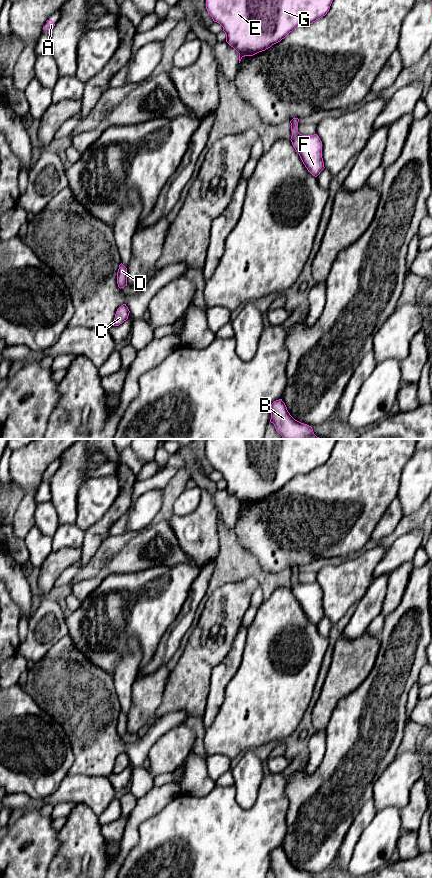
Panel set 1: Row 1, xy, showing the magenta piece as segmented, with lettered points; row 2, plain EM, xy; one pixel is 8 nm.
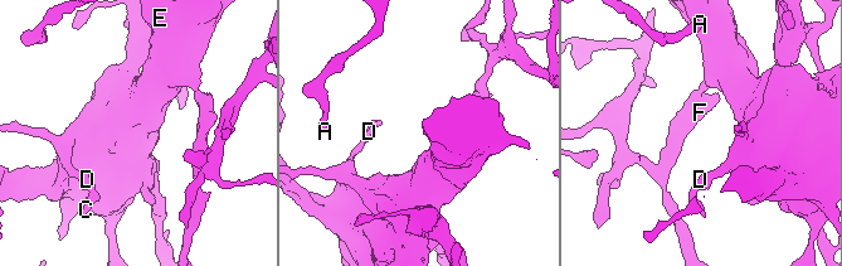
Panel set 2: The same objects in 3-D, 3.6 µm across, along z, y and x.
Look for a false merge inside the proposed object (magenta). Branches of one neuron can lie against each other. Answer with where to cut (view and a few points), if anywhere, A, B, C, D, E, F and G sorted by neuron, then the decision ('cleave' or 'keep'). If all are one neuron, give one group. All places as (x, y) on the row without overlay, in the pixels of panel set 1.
no cut; A B C D E F G; keep

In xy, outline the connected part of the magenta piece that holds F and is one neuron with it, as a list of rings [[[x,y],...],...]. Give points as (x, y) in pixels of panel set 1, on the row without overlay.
[[[293,566],[290,569],[292,579],[290,588],[308,620],[317,625],[325,616],[322,606],[322,590],[317,582],[300,582],[298,580],[298,570],[298,566]]]

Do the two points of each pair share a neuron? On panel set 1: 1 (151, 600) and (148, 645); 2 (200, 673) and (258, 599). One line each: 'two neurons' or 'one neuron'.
1: one neuron
2: two neurons

